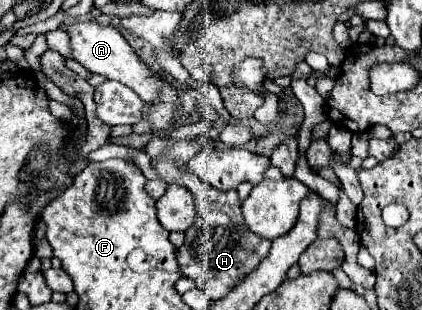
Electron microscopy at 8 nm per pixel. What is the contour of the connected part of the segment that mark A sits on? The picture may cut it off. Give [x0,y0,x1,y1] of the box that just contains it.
[65,20,159,102]

